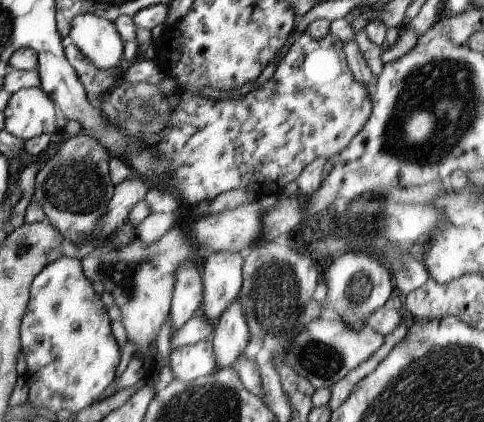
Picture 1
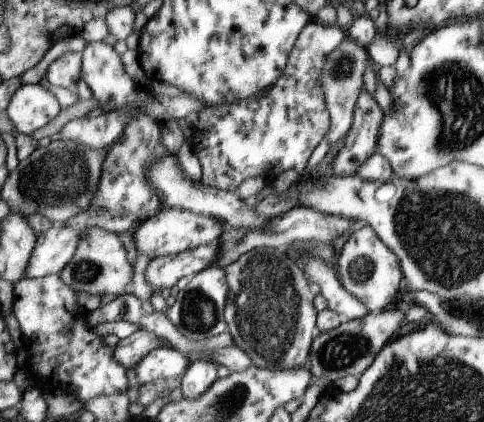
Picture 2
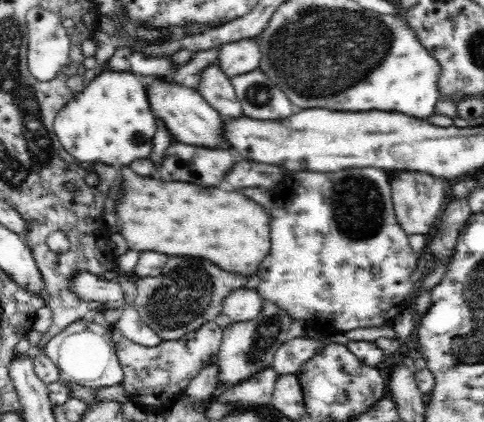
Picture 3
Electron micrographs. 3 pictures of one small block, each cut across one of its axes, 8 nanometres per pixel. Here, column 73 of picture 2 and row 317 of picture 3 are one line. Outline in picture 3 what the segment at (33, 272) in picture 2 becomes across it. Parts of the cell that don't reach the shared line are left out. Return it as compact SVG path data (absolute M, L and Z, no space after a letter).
M238 288L232 290L228 298L222 300L222 314L226 314L234 322L252 320L262 308L262 296L258 290L250 288Z

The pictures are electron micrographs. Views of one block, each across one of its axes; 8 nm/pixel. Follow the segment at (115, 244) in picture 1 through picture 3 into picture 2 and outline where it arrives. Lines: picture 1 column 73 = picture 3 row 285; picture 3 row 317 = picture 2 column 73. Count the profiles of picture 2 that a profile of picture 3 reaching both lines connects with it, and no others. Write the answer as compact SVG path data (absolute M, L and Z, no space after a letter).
M65 140L51 142L45 148L37 146L35 152L31 152L13 172L7 174L1 188L1 200L27 220L27 226L35 232L35 236L47 232L53 224L63 226L69 218L89 210L91 200L99 190L101 168L109 148L111 146L95 150L79 142Z

